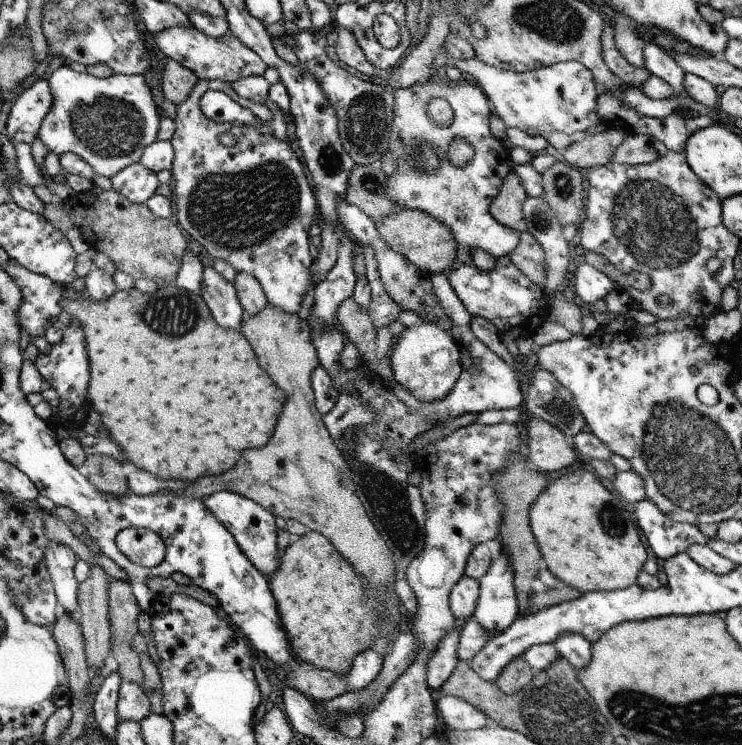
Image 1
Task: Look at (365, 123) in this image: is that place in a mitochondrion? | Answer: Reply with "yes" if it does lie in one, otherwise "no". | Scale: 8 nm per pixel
yes

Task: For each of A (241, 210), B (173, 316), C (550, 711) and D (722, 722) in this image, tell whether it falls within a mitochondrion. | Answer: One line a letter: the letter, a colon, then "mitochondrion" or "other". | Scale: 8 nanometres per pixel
A: mitochondrion
B: mitochondrion
C: mitochondrion
D: mitochondrion

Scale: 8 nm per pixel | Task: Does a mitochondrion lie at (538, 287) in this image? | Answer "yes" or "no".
no

